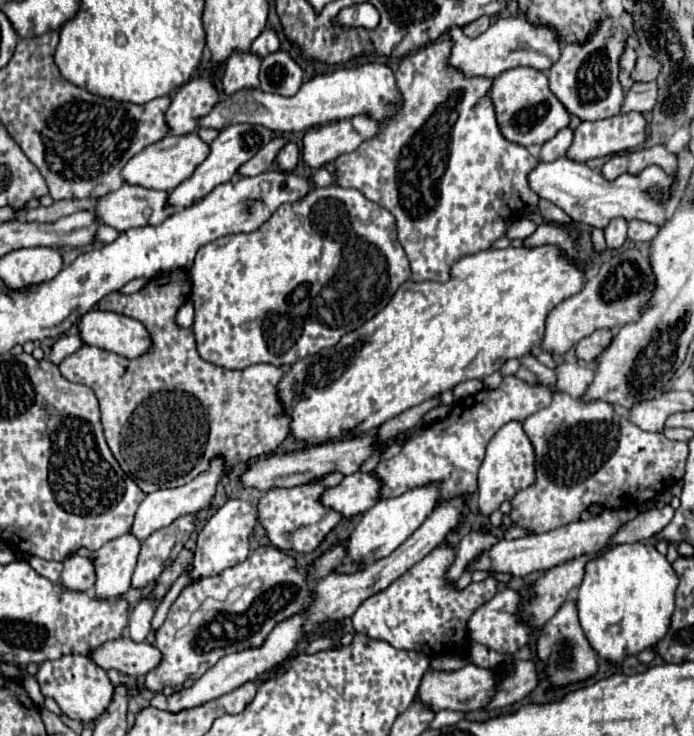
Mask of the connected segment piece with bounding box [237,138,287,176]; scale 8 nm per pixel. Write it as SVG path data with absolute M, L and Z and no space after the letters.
M275 138L275 140L271 140L265 148L261 148L261 152L257 152L251 160L247 160L245 164L239 166L237 176L257 176L257 174L269 170L269 168L271 168L271 162L275 160L279 148L281 148L285 142L287 142L285 138Z

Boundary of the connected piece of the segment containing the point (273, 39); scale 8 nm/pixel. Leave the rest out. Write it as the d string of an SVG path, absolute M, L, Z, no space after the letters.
M265 28L251 44L251 50L257 52L261 58L265 58L269 52L279 50L279 36L273 28Z

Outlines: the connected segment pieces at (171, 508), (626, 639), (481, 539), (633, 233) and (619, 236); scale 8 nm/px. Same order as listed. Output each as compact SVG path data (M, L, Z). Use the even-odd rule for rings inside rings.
M217 456L209 462L209 468L205 472L201 472L199 476L195 476L191 482L187 482L183 486L177 486L177 488L161 488L161 490L155 490L155 492L147 494L145 500L139 504L139 510L135 514L135 524L133 524L131 532L139 540L145 540L157 528L169 526L177 516L193 514L193 512L199 512L199 510L207 508L211 504L215 492L217 492L217 484L223 476L223 470L225 470L225 460L221 456Z
M651 540L615 544L589 560L577 594L577 614L593 650L601 658L621 664L625 656L655 646L669 630L677 584L677 574Z
M469 532L467 536L461 540L461 544L459 544L459 548L457 548L457 558L455 558L453 566L451 566L449 572L447 572L447 578L449 578L451 582L455 582L455 580L463 574L465 566L467 566L477 554L497 544L497 540L499 540L499 536L495 536L495 534Z
M631 220L629 222L629 238L635 242L645 242L645 240L653 240L659 232L659 226L643 222L643 220Z
M613 218L609 226L605 228L605 240L609 248L621 248L627 238L627 220L625 218Z

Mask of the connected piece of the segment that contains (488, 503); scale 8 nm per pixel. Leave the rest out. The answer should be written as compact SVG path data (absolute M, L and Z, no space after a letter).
M511 420L505 426L501 426L487 444L487 454L479 468L479 510L485 516L489 516L493 510L501 506L503 500L511 500L519 490L525 490L531 484L535 484L535 450L525 430L521 428L521 422Z

